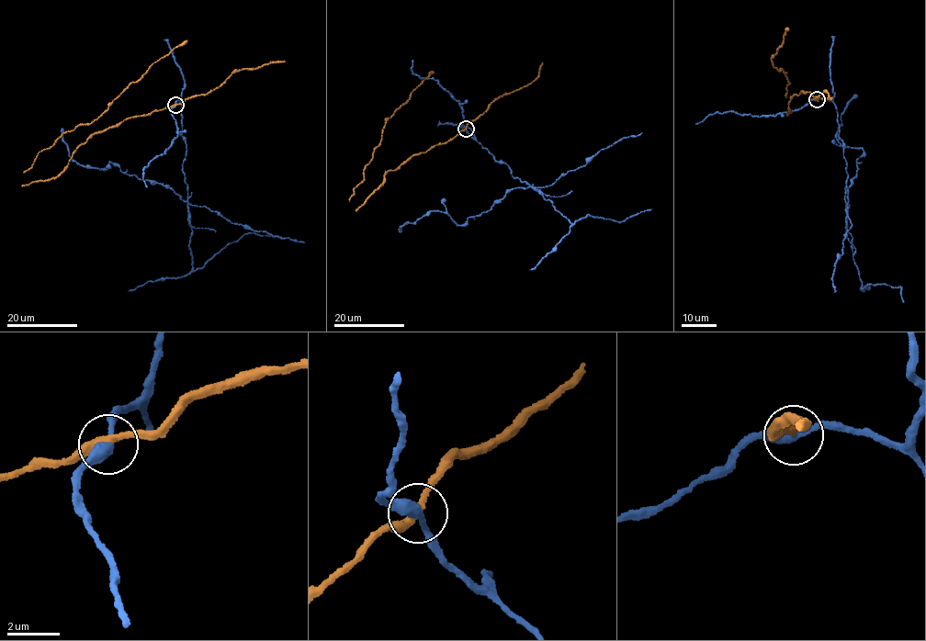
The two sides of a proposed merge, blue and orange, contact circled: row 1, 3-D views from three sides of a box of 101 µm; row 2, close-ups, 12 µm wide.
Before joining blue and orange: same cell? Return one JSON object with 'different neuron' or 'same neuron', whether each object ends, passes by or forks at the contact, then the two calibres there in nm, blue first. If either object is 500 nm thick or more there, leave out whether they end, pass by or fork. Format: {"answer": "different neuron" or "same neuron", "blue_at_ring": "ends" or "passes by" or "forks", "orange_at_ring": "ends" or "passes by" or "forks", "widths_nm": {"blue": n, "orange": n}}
{"answer": "different neuron", "blue_at_ring": "passes by", "orange_at_ring": "passes by", "widths_nm": {"blue": 360, "orange": 300}}

